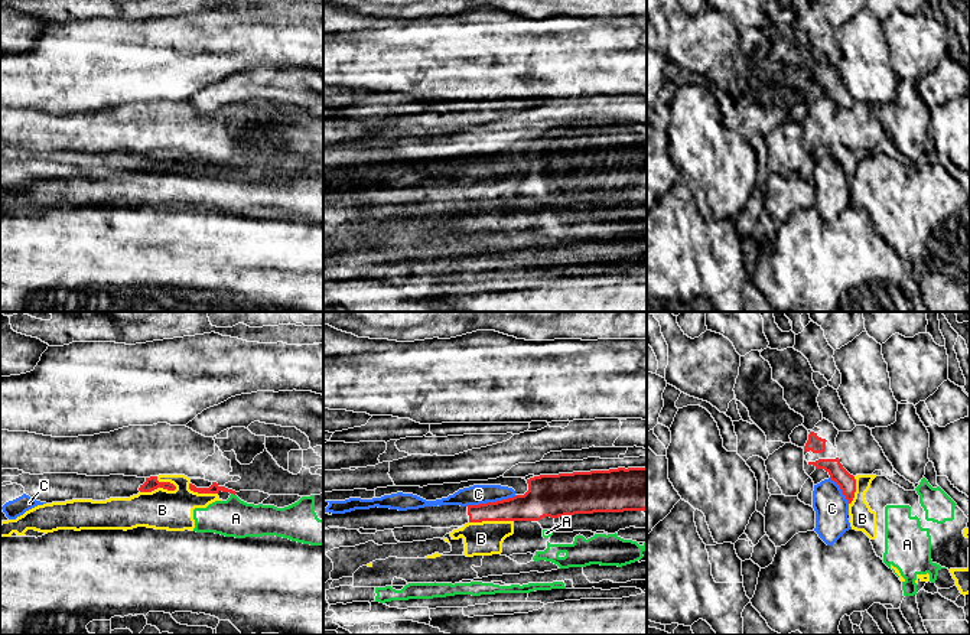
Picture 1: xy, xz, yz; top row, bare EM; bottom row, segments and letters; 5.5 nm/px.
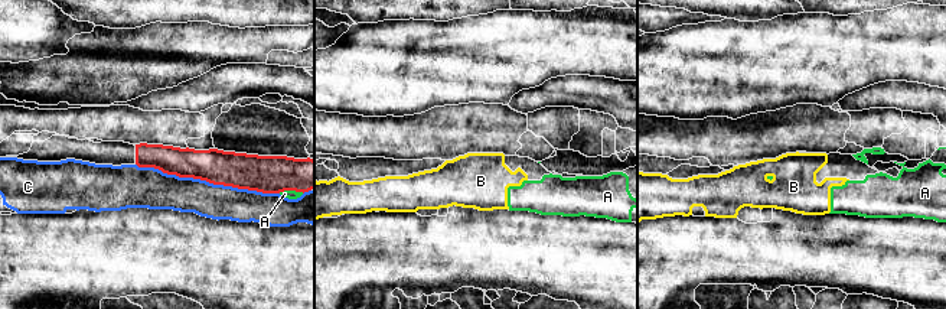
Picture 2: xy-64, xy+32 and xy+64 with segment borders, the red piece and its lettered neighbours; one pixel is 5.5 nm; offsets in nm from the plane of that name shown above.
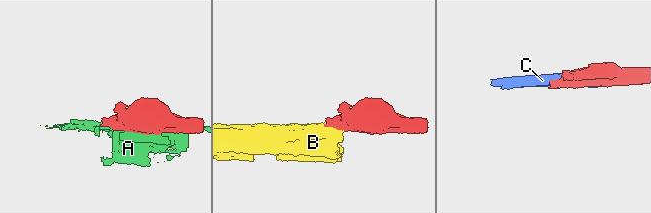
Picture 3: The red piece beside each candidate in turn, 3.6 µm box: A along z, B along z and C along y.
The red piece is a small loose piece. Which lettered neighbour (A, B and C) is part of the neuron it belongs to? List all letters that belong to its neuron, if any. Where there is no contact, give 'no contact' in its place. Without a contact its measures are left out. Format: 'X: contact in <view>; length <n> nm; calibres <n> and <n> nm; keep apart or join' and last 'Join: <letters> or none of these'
A: contact in xy; length 30 nm; calibres 60 and 200 nm; keep apart
B: contact in xy; length 220 nm; calibres 70 and 220 nm; keep apart
C: contact in xz; length 280 nm; calibres 170 and 110 nm; keep apart
Join: none of these

